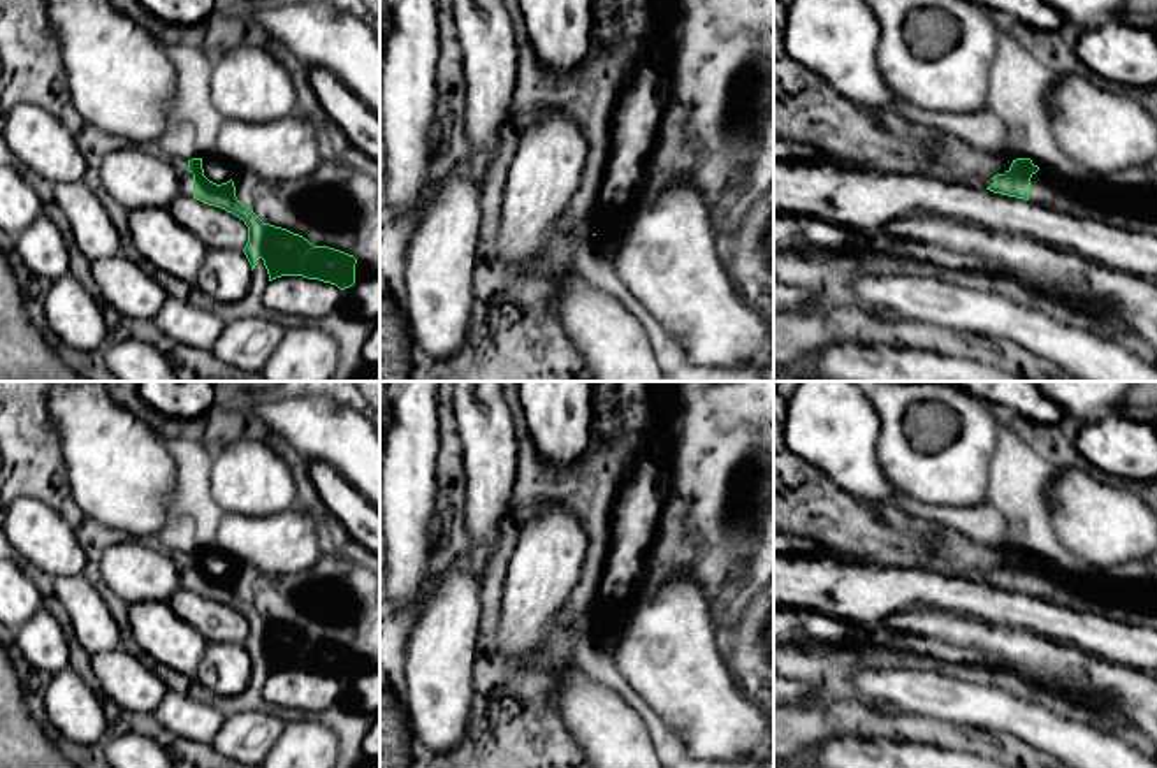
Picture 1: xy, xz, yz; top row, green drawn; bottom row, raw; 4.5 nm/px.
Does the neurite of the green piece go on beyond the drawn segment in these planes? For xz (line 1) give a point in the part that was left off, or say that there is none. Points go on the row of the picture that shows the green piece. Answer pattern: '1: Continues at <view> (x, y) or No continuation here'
1: No continuation here

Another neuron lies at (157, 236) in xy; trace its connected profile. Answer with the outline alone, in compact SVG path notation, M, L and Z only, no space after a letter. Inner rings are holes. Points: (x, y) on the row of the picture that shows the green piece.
M165 207L130 211L128 227L144 258L186 283L197 281L209 250L190 230L176 223Z

